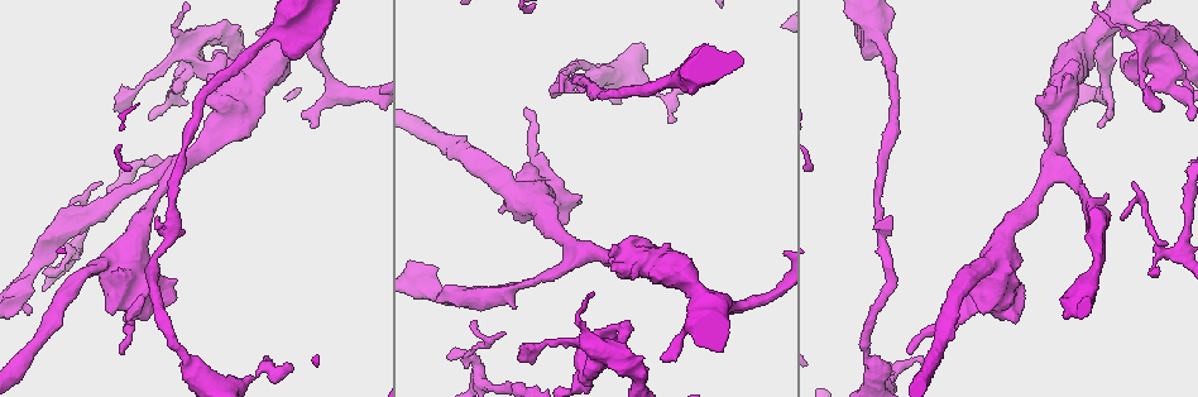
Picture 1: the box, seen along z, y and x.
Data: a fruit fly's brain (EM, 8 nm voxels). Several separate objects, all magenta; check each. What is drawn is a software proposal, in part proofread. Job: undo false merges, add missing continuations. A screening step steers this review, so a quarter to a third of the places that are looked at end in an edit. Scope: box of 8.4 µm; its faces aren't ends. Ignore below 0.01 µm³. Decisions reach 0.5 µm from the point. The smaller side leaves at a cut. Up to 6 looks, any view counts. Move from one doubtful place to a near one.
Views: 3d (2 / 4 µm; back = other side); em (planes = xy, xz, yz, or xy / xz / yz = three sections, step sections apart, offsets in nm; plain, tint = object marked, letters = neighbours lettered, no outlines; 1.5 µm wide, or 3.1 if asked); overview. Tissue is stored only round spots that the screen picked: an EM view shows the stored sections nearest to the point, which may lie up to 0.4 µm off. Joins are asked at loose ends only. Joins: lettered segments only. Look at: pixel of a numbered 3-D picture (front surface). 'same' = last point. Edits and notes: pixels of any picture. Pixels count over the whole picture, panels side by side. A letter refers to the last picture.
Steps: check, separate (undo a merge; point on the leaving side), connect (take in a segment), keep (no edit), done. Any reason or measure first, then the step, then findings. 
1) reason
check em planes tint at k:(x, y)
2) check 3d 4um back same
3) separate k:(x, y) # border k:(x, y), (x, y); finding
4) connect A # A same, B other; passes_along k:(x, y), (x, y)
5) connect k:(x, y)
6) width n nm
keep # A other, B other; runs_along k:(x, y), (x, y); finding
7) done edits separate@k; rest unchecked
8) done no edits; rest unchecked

thin end
check em xy step 4 tint at 1:(923, 356)

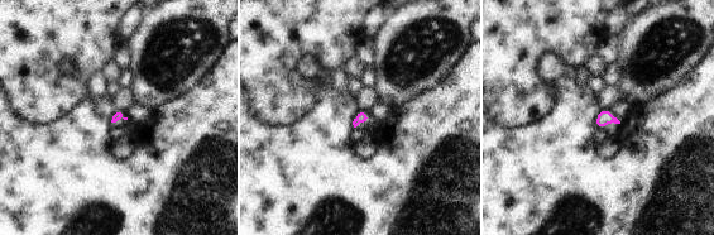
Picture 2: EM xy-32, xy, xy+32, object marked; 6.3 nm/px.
check em yz step 8 letters same

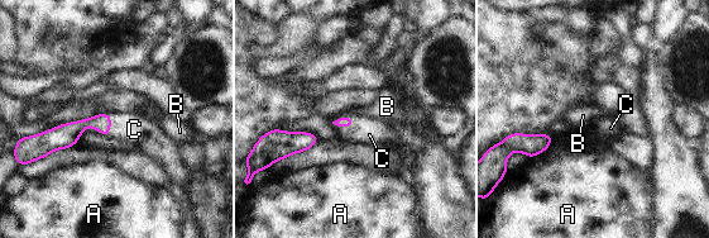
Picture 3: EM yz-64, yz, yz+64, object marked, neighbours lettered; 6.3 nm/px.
connect C # A other, B other, C same; passes_along 3:(348, 122), (344, 125), (365, 131); the neuron continues

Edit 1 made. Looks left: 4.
thick end
check em xz step 8 tint at 1:(866, 59)

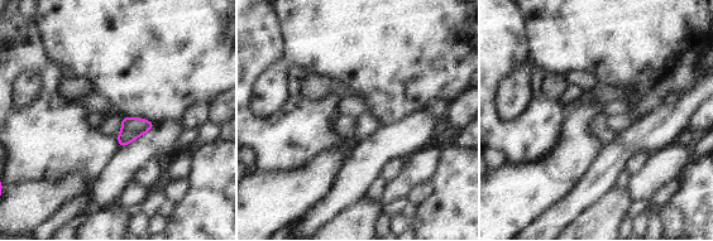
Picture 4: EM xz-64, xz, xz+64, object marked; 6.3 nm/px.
cut it another way
check em planes tint same

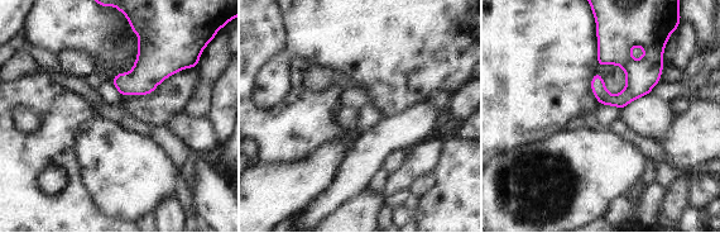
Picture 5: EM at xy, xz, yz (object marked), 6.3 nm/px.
see the neighbours
check em planes letters same

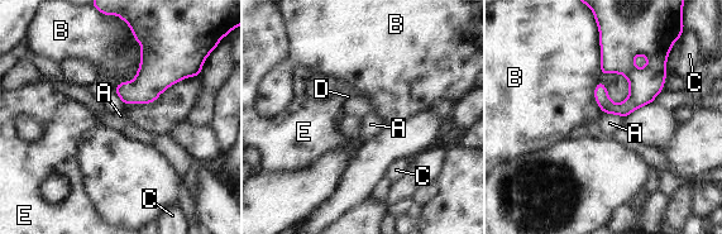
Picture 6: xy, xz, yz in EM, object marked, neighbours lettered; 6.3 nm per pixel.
keep # A other, B other, C other, D other, E other; border 6:(603, 113), (615, 113), (624, 118); no lettered segment goes on from it

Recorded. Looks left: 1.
done edits connect@3; rest unchecked

